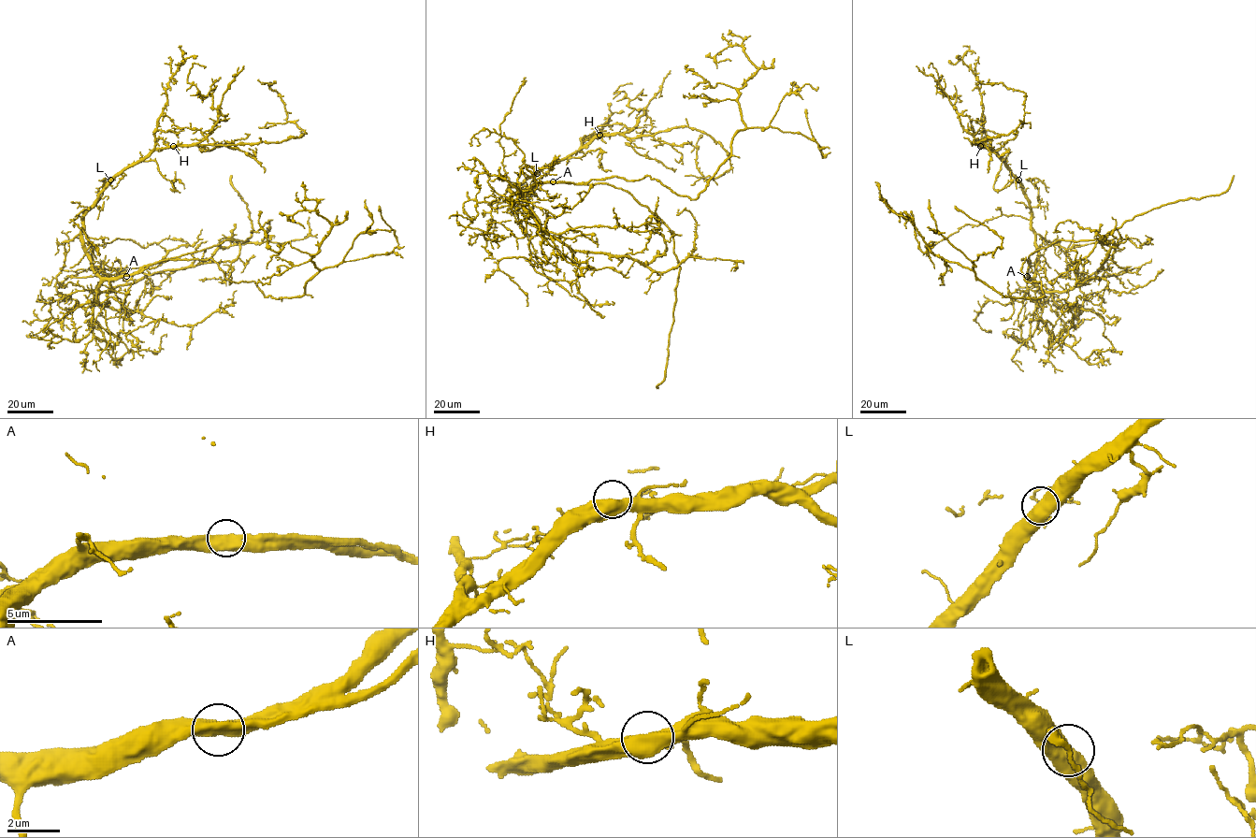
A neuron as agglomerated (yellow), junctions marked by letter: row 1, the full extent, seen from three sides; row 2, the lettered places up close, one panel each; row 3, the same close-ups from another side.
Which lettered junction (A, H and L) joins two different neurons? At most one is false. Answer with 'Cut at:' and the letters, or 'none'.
Cut at: none

